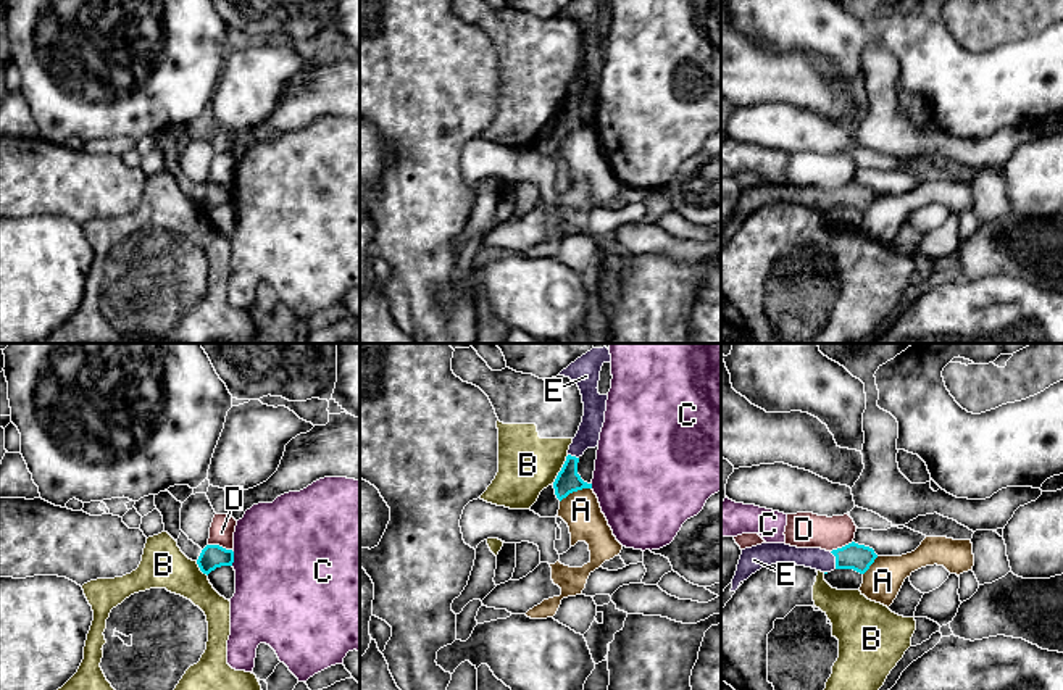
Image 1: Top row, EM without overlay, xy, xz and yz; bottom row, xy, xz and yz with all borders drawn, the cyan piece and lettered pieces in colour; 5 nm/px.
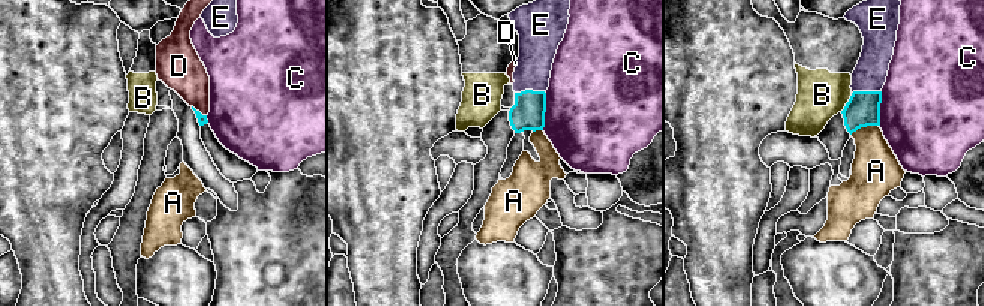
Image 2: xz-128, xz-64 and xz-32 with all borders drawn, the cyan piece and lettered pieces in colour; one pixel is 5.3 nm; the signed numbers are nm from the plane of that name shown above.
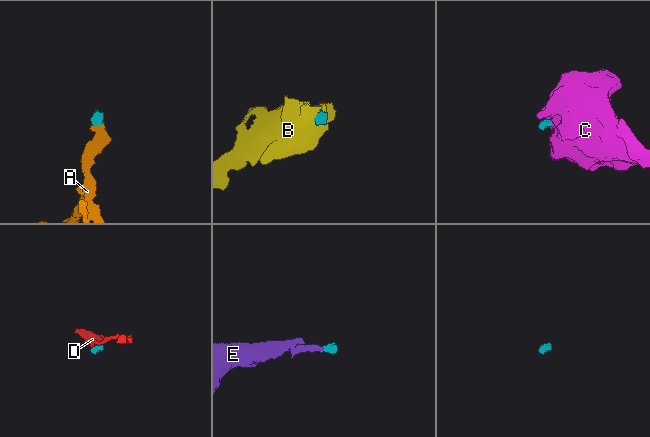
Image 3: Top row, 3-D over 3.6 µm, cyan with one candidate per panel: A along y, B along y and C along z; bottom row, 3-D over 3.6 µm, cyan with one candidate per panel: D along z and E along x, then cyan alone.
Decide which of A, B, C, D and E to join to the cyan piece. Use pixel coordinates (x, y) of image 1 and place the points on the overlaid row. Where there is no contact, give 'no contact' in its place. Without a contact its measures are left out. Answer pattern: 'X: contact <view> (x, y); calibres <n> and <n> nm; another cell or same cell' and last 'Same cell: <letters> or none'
A: contact xz (575, 490); calibres 120 and 190 nm; another cell
B: contact xz (562, 469); calibres 120 and 280 nm; another cell
C: contact xy (233, 558); calibres 120 and 500 nm; another cell
D: contact xy (221, 547); calibres 120 and 130 nm; another cell
E: contact yz (836, 560); calibres 130 and 110 nm; same cell
Same cell: E

